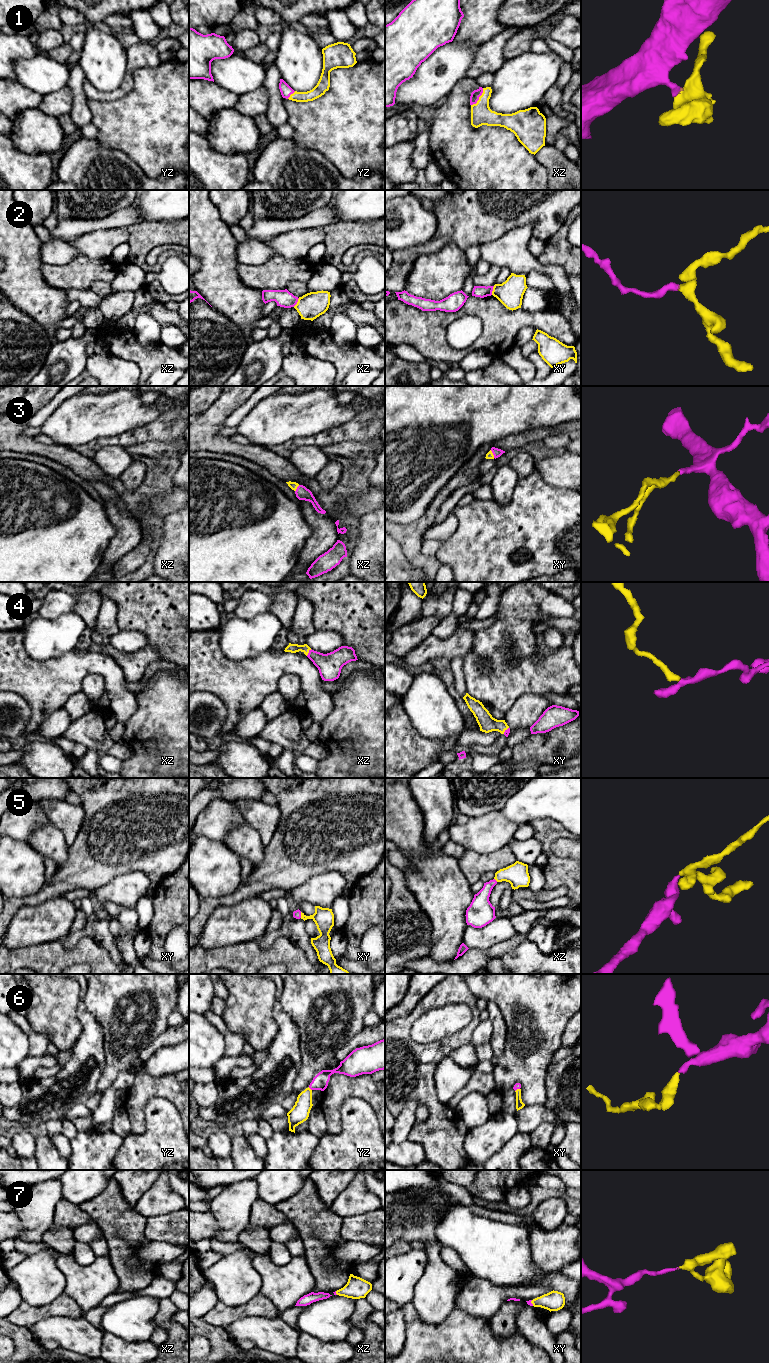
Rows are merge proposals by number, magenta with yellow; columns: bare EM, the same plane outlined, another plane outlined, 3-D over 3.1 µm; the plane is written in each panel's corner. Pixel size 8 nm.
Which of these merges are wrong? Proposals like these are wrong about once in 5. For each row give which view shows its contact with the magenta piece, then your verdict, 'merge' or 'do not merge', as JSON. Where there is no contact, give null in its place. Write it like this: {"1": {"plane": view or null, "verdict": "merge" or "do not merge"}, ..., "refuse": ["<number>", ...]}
{"1": {"plane": "xz", "verdict": "merge"}, "2": {"plane": "xz", "verdict": "do not merge"}, "3": {"plane": "xz", "verdict": "merge"}, "4": {"plane": "xz", "verdict": "merge"}, "5": {"plane": "xy", "verdict": "merge"}, "6": {"plane": "yz", "verdict": "merge"}, "7": {"plane": "xy", "verdict": "merge"}, "refuse": ["2"]}

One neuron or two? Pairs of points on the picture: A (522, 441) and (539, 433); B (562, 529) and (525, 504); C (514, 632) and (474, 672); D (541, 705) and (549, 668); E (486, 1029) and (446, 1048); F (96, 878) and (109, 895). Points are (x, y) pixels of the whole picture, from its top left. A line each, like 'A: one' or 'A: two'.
A: one
B: one
C: one
D: two
E: two
F: two

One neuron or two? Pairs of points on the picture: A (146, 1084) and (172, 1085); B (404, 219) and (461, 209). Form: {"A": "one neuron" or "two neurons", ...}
{"A": "one neuron", "B": "two neurons"}

